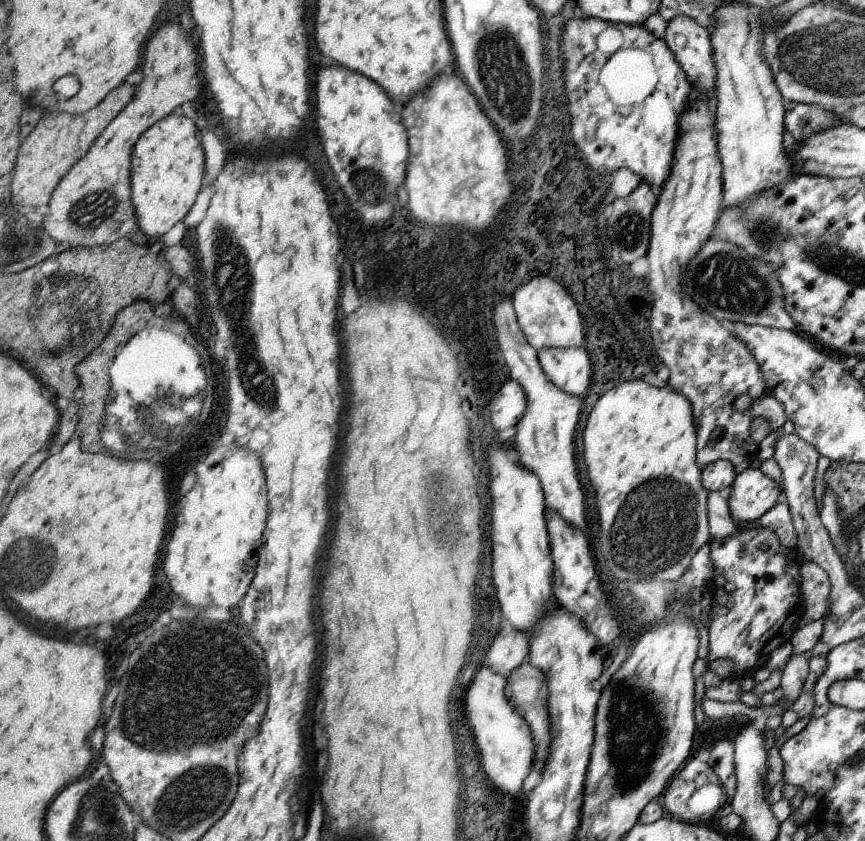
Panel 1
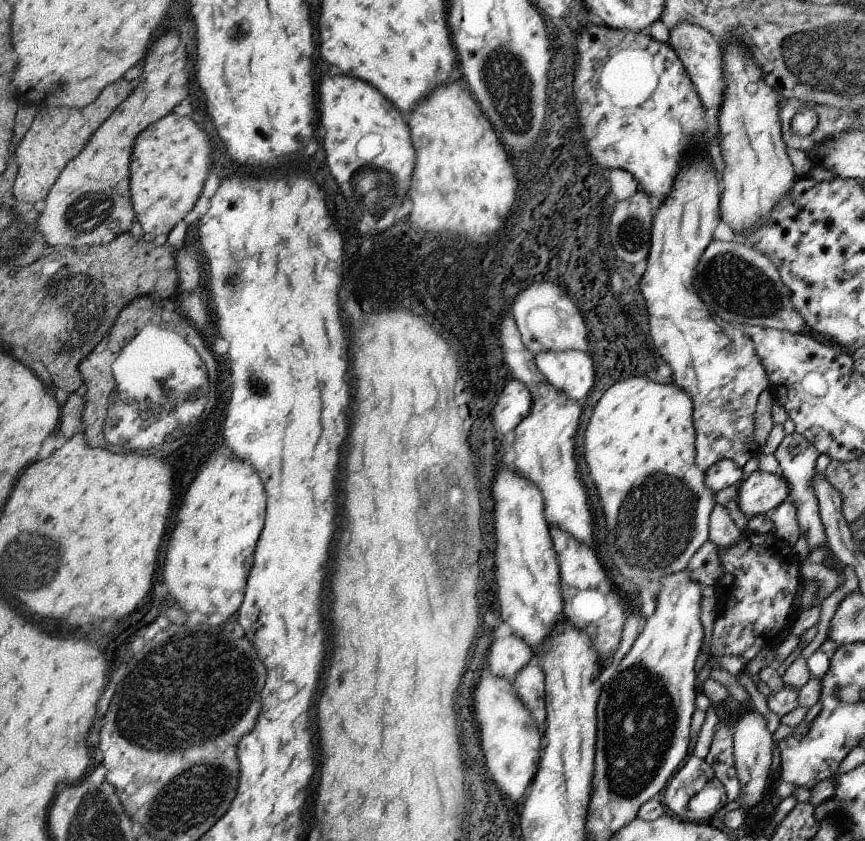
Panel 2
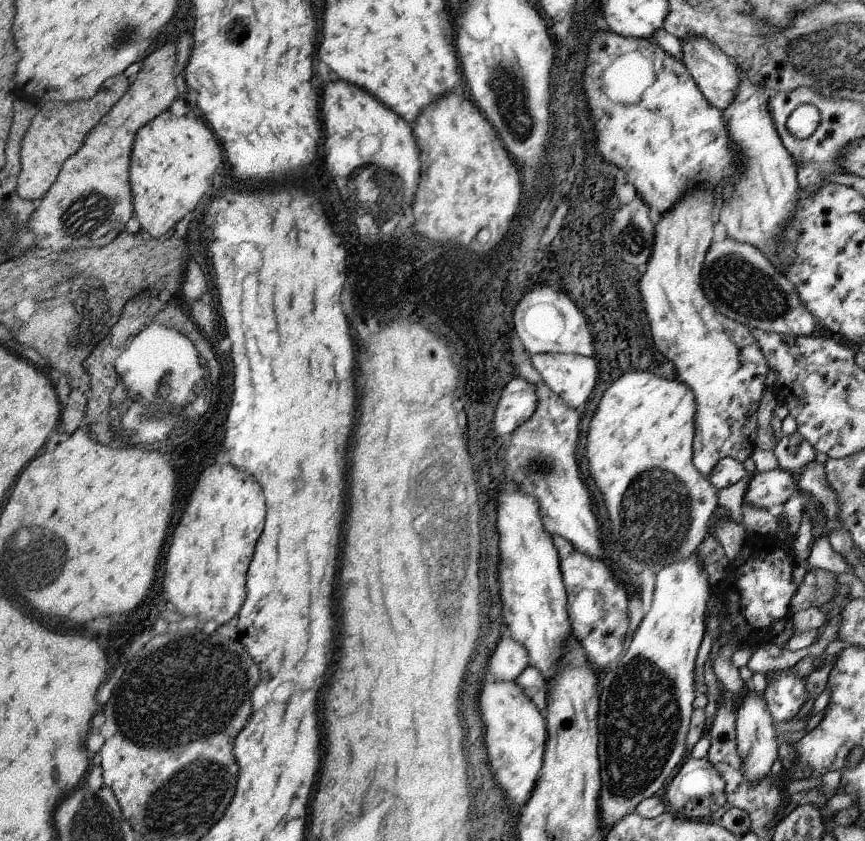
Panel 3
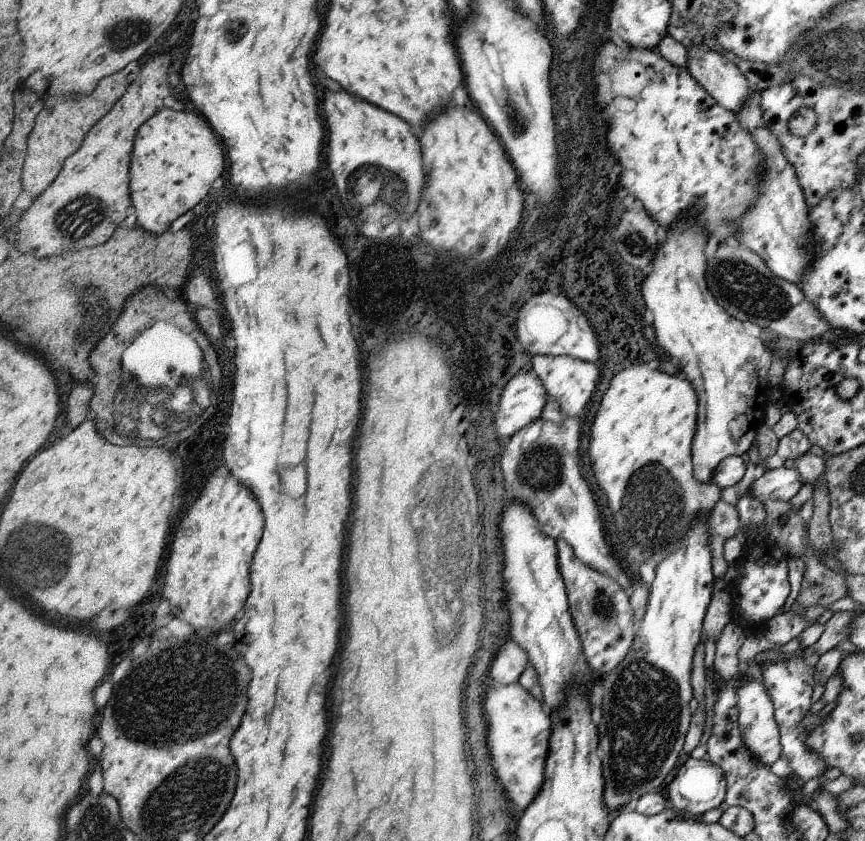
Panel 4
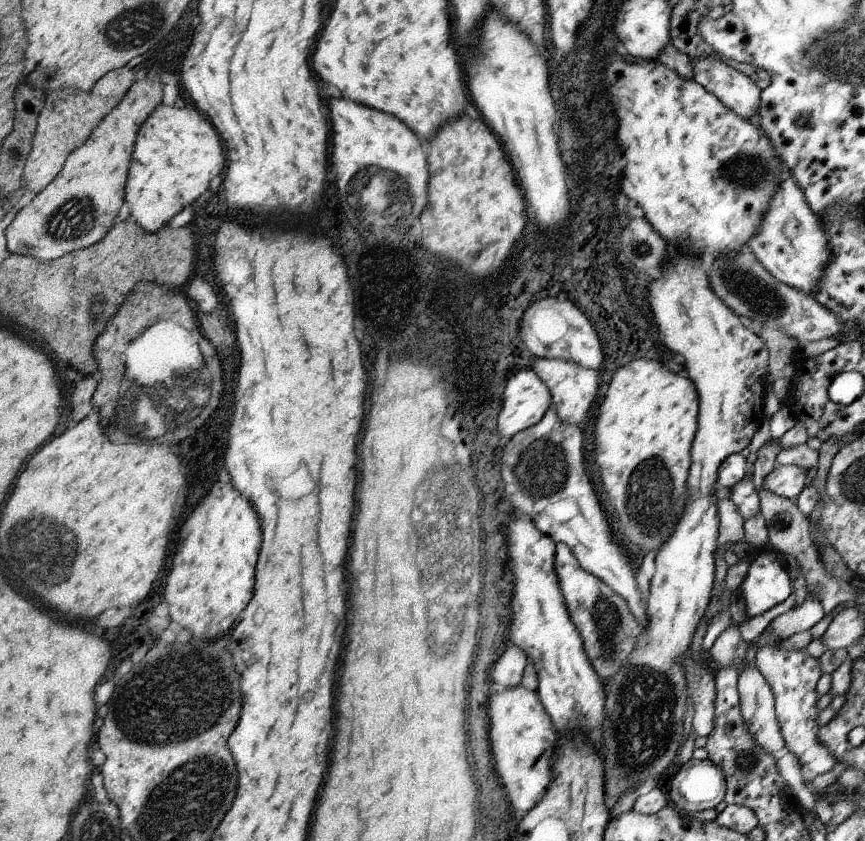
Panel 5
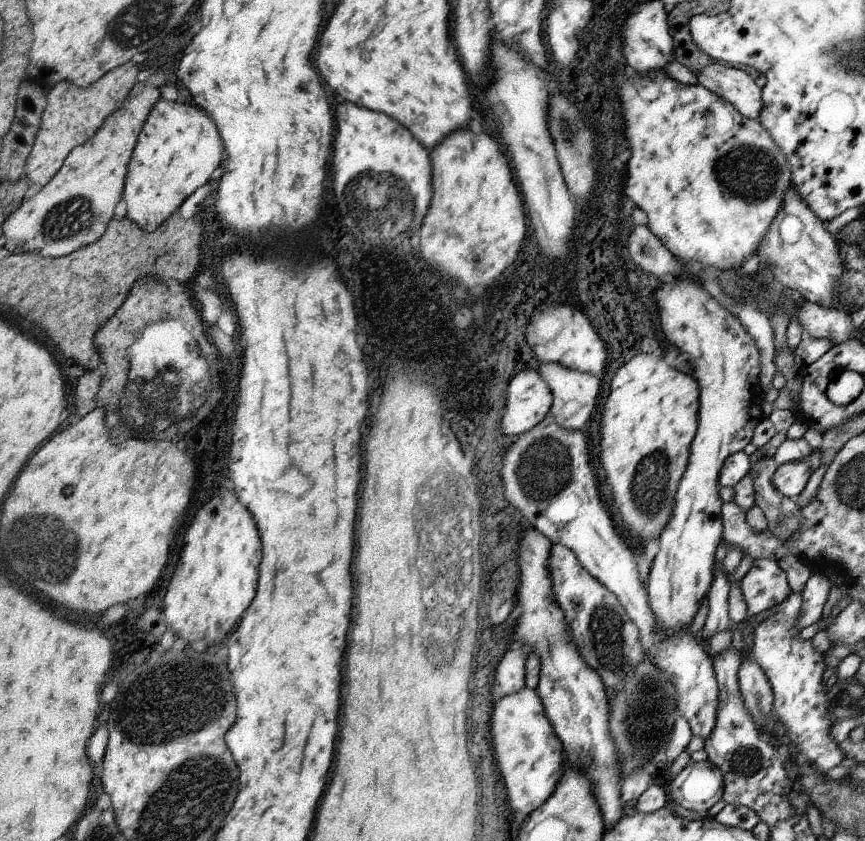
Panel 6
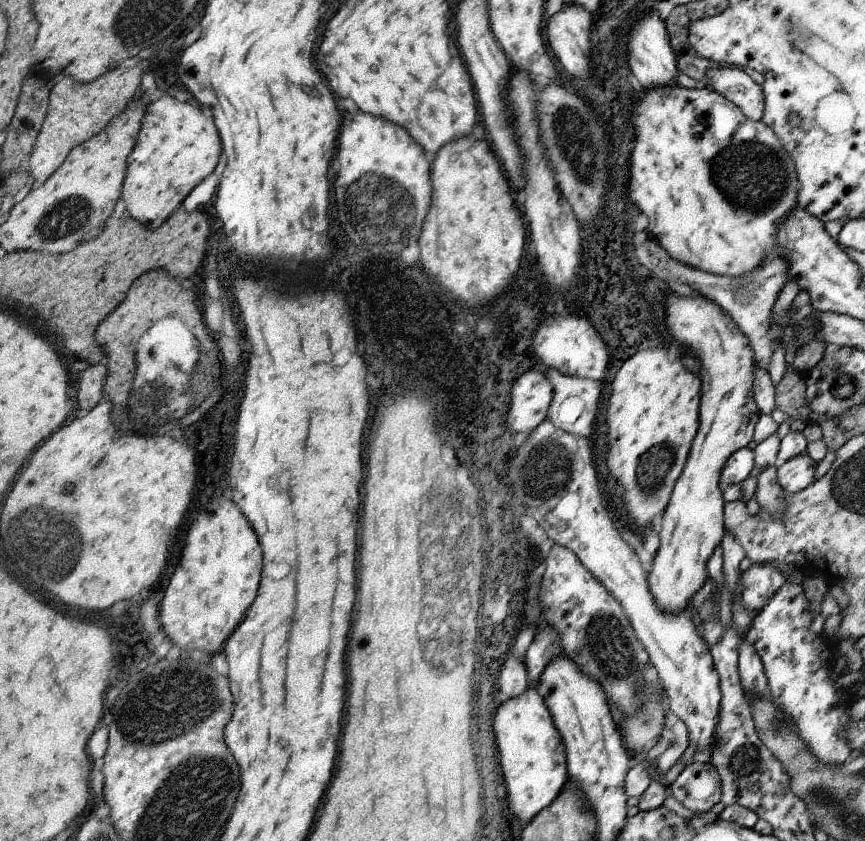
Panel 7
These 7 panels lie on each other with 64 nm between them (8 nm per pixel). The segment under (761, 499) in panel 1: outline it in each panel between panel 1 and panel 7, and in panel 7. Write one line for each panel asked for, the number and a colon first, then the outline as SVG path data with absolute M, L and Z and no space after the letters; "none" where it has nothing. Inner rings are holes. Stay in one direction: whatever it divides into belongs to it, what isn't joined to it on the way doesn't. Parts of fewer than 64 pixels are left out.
2: M755 470L739 484L739 510L745 514L747 520L757 514L767 514L787 498L787 482L783 476L777 474Z
3: M777 468L773 472L759 472L753 474L745 488L743 506L767 510L773 504L785 504L795 490L799 490L797 480L785 470Z
4: M781 466L761 474L749 488L749 496L759 504L765 502L789 502L801 490L801 476L793 466Z
5: M779 466L763 478L763 490L779 498L797 498L805 488L805 470L797 466Z
6: M793 462L793 464L783 464L775 470L773 474L773 486L779 490L783 496L795 500L801 490L805 488L807 480L811 476L811 470L807 462Z
7: M799 454L777 468L777 472L775 472L777 484L783 488L785 494L789 494L789 496L797 494L813 484L815 468L817 468L817 464L807 454Z

